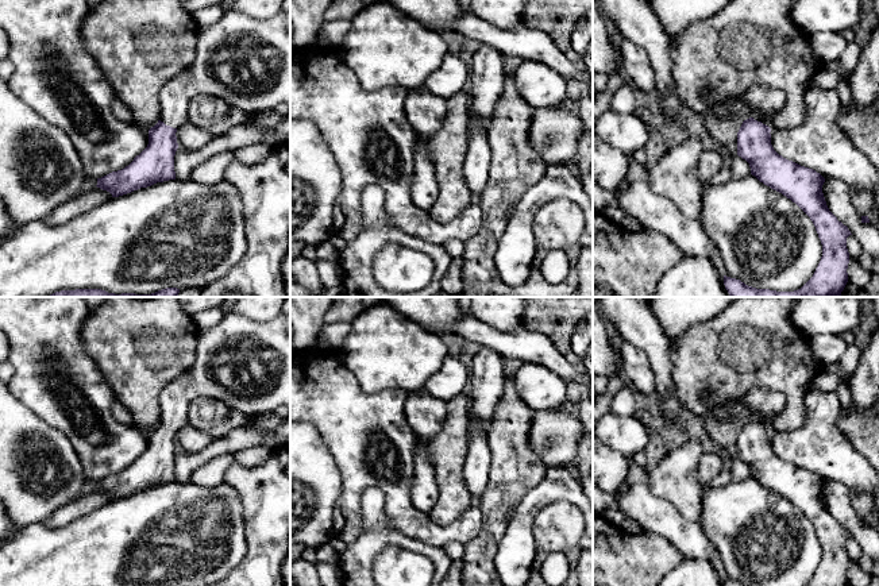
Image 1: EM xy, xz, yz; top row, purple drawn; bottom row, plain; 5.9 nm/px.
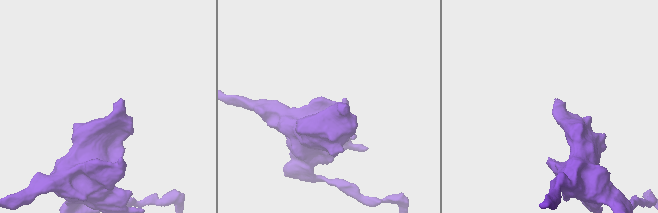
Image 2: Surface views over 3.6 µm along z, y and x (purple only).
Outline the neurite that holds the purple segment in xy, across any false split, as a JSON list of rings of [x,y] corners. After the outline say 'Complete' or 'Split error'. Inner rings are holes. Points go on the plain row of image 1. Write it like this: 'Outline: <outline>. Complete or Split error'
Outline: [[[235,312],[197,334],[196,359],[182,375],[169,382],[159,394],[161,421],[149,432],[147,450],[122,473],[97,481],[97,490],[119,500],[157,485],[176,482],[174,458],[177,432],[188,424],[189,405],[198,397],[212,397],[248,419],[261,419],[285,405],[290,408],[290,313],[267,323],[250,320]]]. Split error

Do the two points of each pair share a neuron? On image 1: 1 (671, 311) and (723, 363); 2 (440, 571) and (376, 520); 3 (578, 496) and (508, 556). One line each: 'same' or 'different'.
1: different
2: same
3: same

